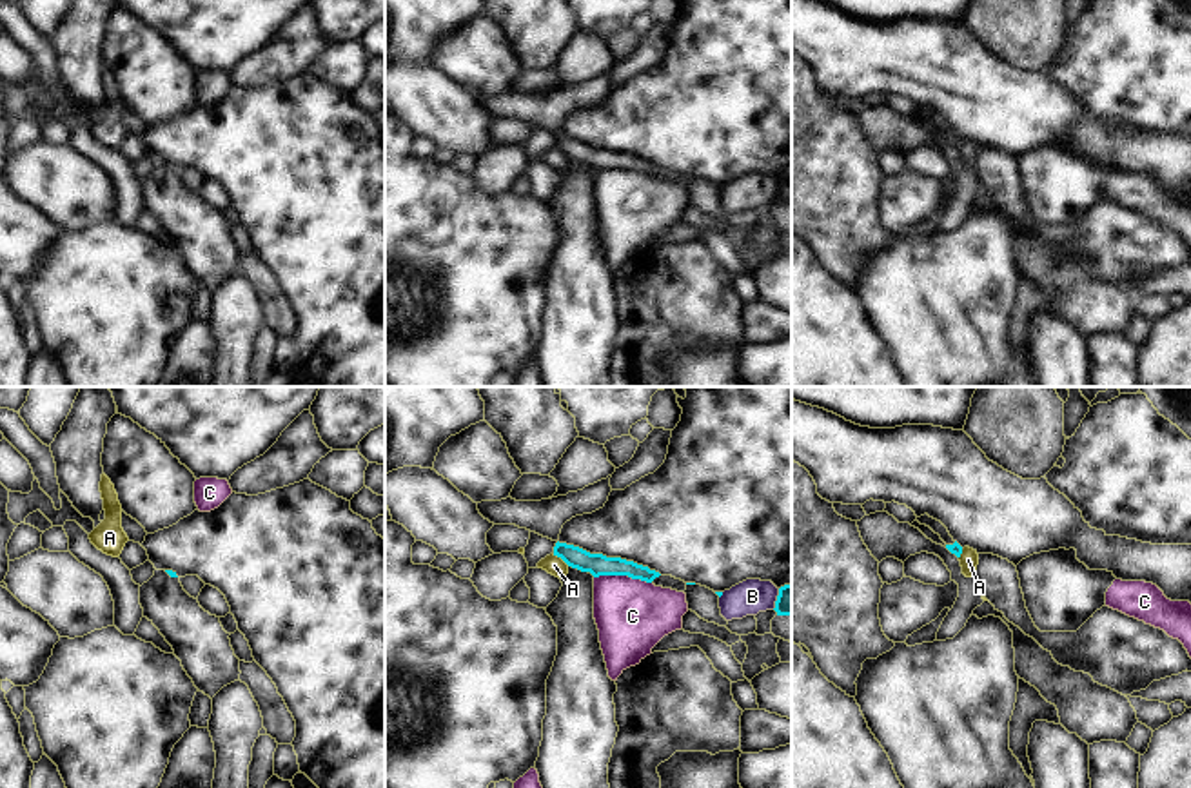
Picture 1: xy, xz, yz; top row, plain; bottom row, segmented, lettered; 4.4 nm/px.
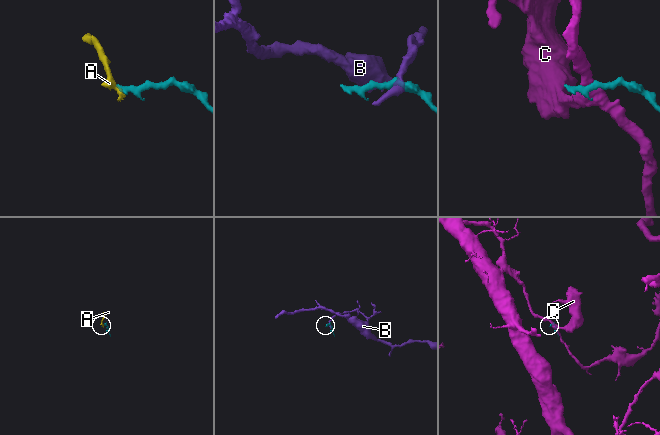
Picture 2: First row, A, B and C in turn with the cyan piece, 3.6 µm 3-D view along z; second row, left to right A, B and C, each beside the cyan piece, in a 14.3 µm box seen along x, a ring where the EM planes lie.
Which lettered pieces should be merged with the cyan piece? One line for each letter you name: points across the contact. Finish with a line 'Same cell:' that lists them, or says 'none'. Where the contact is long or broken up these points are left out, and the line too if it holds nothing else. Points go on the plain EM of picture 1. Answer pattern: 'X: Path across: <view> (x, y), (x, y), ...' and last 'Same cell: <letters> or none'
Same cell: none.

